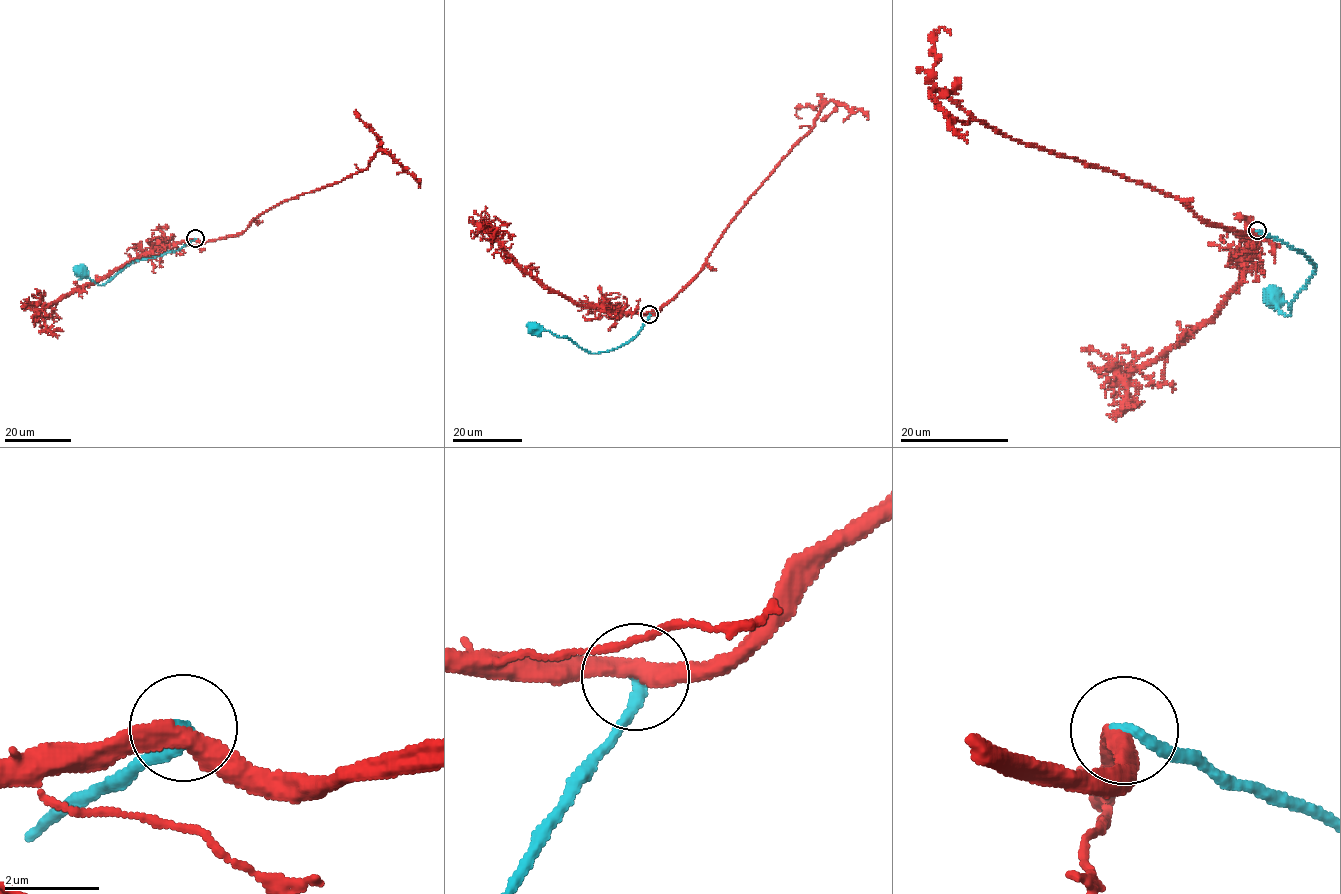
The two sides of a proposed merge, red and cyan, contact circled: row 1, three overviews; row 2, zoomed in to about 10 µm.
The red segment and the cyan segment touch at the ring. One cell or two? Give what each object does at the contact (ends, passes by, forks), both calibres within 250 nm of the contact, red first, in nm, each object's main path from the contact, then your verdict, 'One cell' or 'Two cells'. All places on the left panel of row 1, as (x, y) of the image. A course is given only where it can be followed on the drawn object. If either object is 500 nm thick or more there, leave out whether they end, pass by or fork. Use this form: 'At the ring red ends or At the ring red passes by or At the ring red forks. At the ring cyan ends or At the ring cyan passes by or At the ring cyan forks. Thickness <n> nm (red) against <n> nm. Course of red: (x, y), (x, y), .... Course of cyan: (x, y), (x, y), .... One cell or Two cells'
At the ring red passes by. At the ring cyan ends. Thickness 400 nm (red) against 280 nm. Course of red: (195, 238), (212, 241), (238, 235), (281, 202), (364, 170), (378, 151), (391, 155), (419, 187). Course of cyan: (195, 238), (174, 251), (131, 262), (101, 285), (80, 271). One cell

